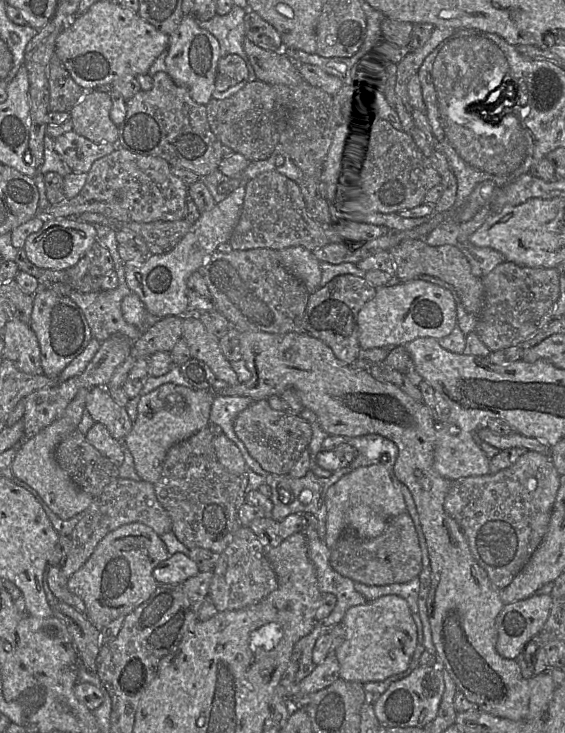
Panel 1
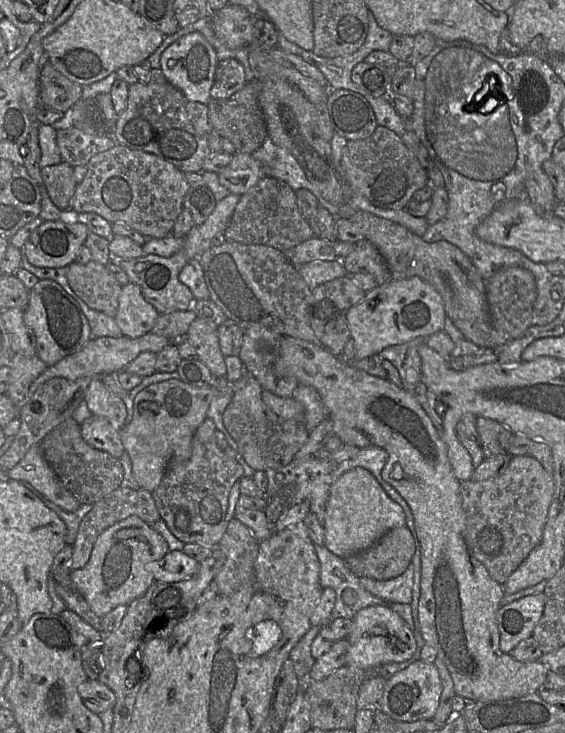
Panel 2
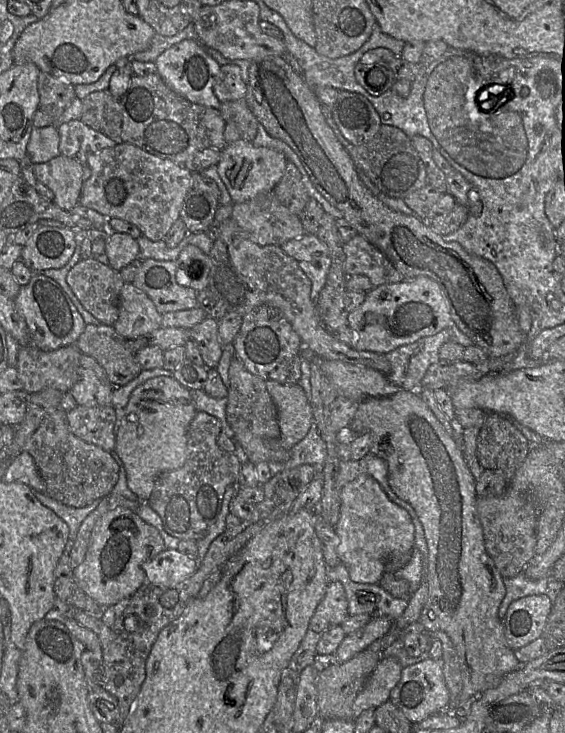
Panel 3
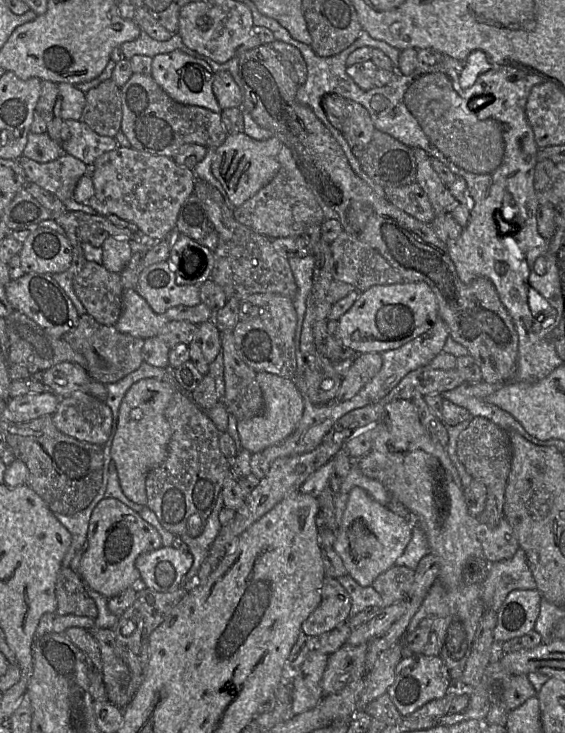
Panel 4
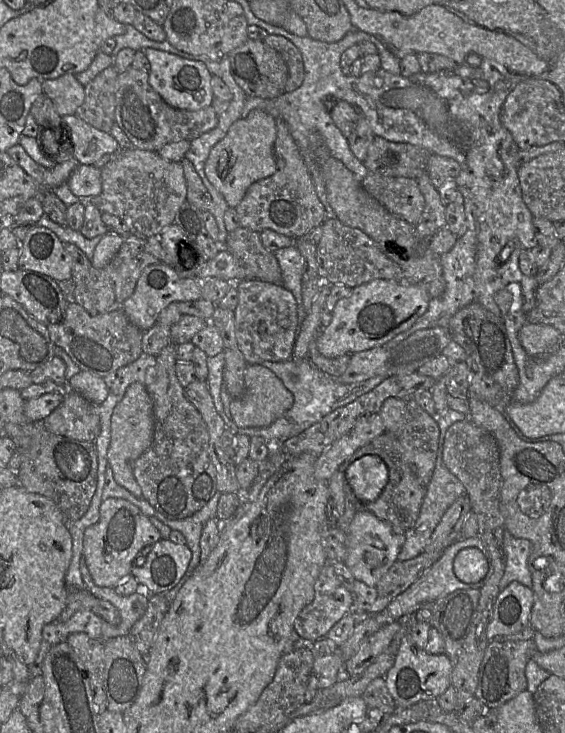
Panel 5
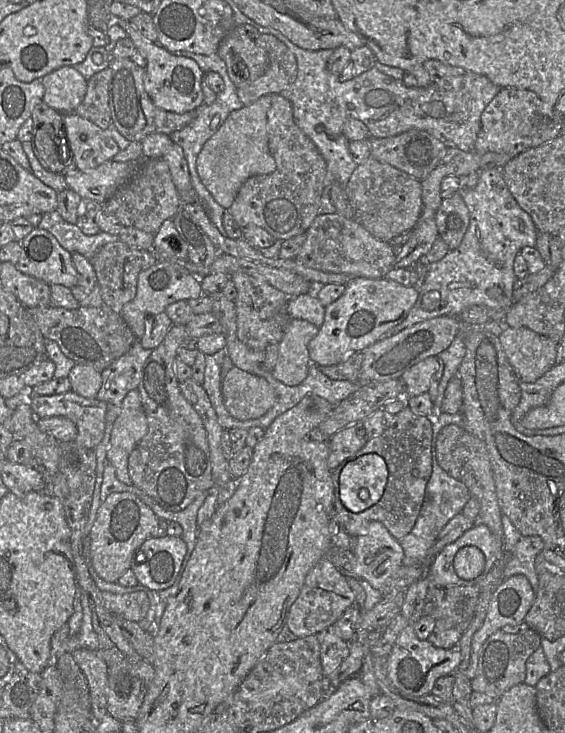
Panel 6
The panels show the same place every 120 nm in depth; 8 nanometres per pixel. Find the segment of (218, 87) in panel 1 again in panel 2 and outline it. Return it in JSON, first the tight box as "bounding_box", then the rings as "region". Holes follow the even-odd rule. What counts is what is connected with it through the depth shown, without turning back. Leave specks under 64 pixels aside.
{"bounding_box":[211,59,246,99],"region":[[[236,59],[218,61],[211,98],[227,99],[239,91],[246,83],[243,65]]]}

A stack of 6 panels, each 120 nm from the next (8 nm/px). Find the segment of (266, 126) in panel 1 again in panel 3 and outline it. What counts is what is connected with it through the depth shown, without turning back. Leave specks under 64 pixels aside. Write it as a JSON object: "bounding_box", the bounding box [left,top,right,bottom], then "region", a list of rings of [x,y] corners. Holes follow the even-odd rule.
{"bounding_box":[218,98,259,142],"region":[[[245,98],[223,102],[218,109],[226,123],[233,123],[241,139],[252,142],[257,134],[259,122],[250,110]]]}

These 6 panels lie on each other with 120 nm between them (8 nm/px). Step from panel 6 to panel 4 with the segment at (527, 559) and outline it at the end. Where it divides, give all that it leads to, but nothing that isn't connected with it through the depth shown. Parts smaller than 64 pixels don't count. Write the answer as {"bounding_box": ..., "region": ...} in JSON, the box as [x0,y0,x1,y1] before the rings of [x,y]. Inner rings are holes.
{"bounding_box":[482,548,537,612],"region":[[[519,548],[514,556],[508,560],[492,562],[489,565],[489,573],[482,583],[482,601],[485,609],[498,612],[507,595],[513,590],[535,590],[537,588],[534,577],[528,567],[526,555]]]}

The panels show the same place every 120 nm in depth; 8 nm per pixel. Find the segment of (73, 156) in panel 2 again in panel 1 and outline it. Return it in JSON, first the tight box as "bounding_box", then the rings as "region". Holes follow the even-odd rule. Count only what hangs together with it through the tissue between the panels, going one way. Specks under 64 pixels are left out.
{"bounding_box":[54,131,119,173],"region":[[[74,131],[55,138],[54,148],[73,173],[88,173],[92,164],[112,153],[119,146],[111,143],[95,143]]]}

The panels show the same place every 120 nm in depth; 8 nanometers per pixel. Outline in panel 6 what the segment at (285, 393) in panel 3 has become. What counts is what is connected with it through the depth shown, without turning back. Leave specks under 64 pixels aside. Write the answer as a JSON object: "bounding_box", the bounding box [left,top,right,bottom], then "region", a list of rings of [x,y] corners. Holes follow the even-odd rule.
{"bounding_box":[221,366,277,421],"region":[[[236,366],[222,378],[221,392],[227,411],[240,421],[263,416],[277,400],[274,388],[266,379]]]}

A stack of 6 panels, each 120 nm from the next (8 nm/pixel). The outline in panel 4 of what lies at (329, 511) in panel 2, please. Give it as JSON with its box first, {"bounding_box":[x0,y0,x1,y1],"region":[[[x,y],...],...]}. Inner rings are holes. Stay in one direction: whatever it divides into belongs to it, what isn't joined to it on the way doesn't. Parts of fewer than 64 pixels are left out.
{"bounding_box":[333,487,412,587],"region":[[[355,487],[349,493],[333,549],[342,559],[348,574],[362,587],[368,587],[381,573],[395,565],[411,539],[411,531],[412,526],[407,519],[374,500],[364,489]]]}

